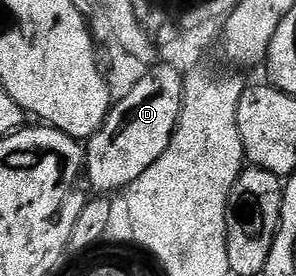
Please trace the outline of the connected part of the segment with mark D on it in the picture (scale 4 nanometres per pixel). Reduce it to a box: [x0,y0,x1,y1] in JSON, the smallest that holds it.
[84,66,183,197]

